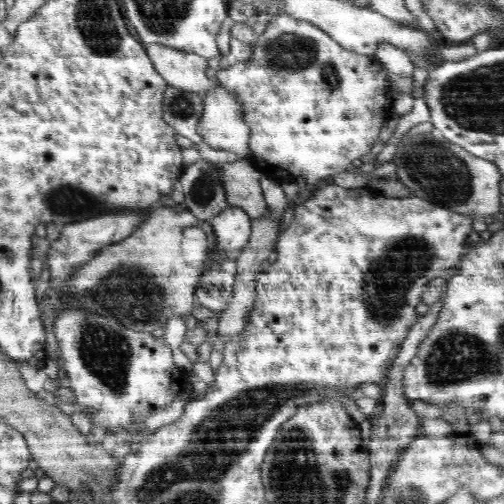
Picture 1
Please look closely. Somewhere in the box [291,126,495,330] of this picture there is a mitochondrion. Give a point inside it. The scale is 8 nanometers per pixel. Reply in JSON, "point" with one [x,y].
{"point":[443,175]}

